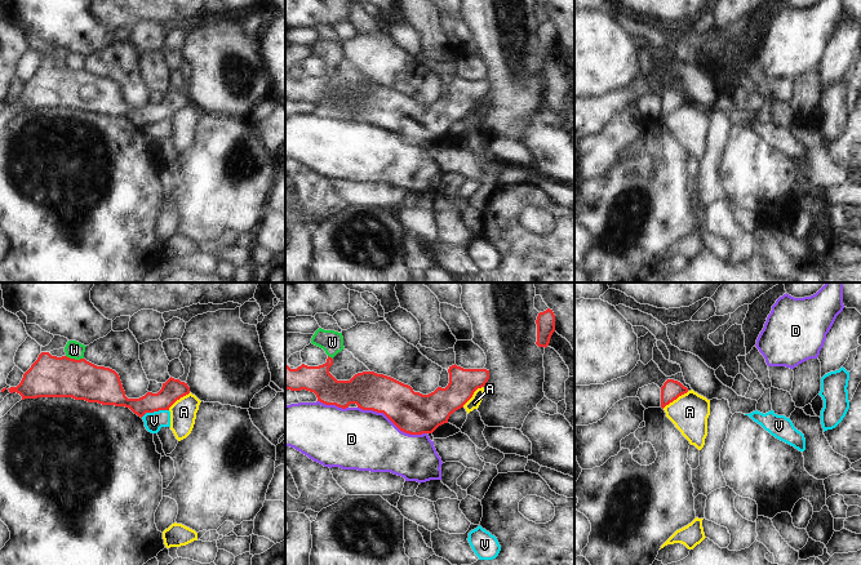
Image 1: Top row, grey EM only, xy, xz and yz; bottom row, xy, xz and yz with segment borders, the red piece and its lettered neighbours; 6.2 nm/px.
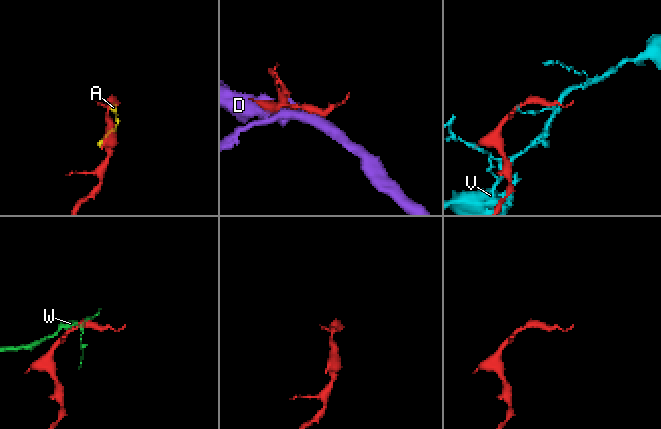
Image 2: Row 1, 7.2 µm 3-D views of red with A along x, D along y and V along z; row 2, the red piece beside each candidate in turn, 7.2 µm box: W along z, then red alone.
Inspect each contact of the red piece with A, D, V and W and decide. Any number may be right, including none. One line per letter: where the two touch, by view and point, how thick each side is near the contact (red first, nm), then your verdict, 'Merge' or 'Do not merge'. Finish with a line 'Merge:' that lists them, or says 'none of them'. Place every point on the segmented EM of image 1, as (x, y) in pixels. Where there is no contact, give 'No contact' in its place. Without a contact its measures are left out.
A: Touches red at yz (675, 399). Thickness 120 nm (red) against 240 nm. Do not merge
D: Touches red at xz (393, 422). Thickness 260 nm (red) against 380 nm. Do not merge
V: Touches red at xy (154, 410). Thickness 140 nm (red) against 110 nm. Do not merge
W: Touches red at xy (74, 359). Thickness 260 nm (red) against 110 nm. Do not merge
Merge: none of them

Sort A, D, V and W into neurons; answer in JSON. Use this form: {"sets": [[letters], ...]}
{"sets": [["A"], ["D"], ["V"], ["W"]]}

